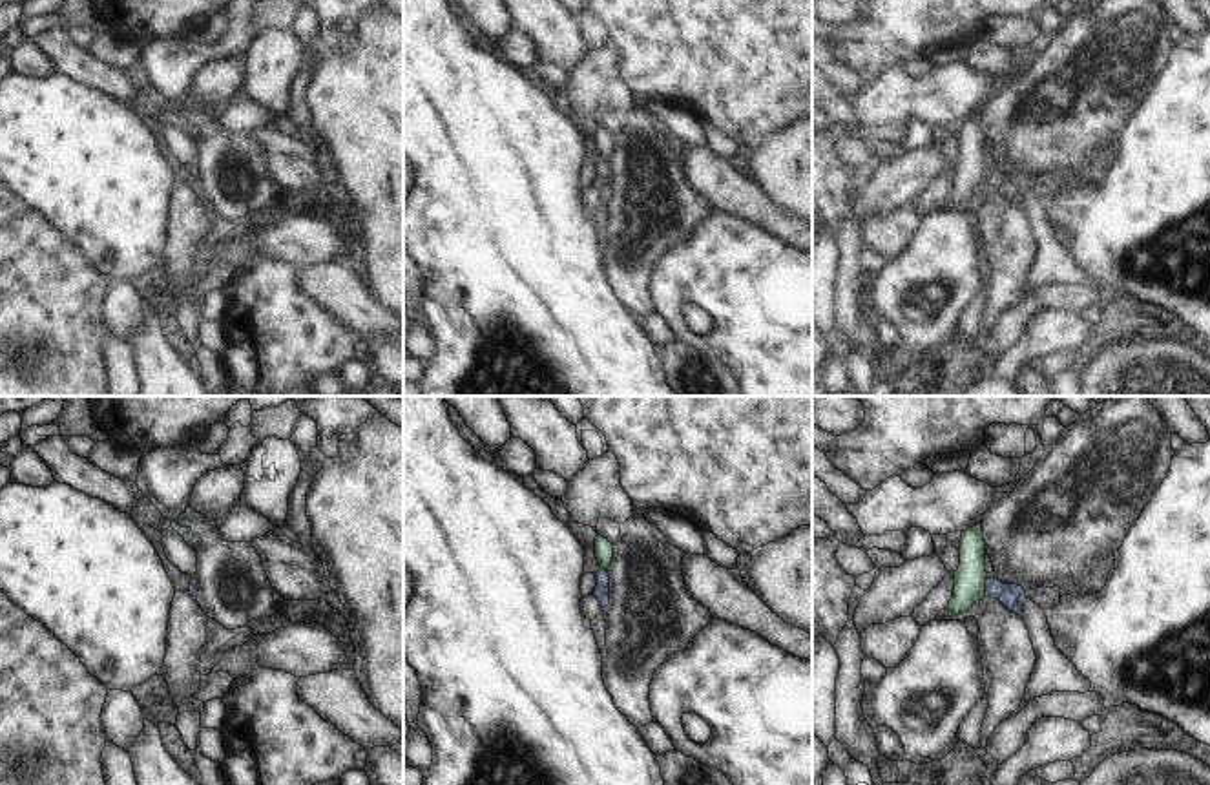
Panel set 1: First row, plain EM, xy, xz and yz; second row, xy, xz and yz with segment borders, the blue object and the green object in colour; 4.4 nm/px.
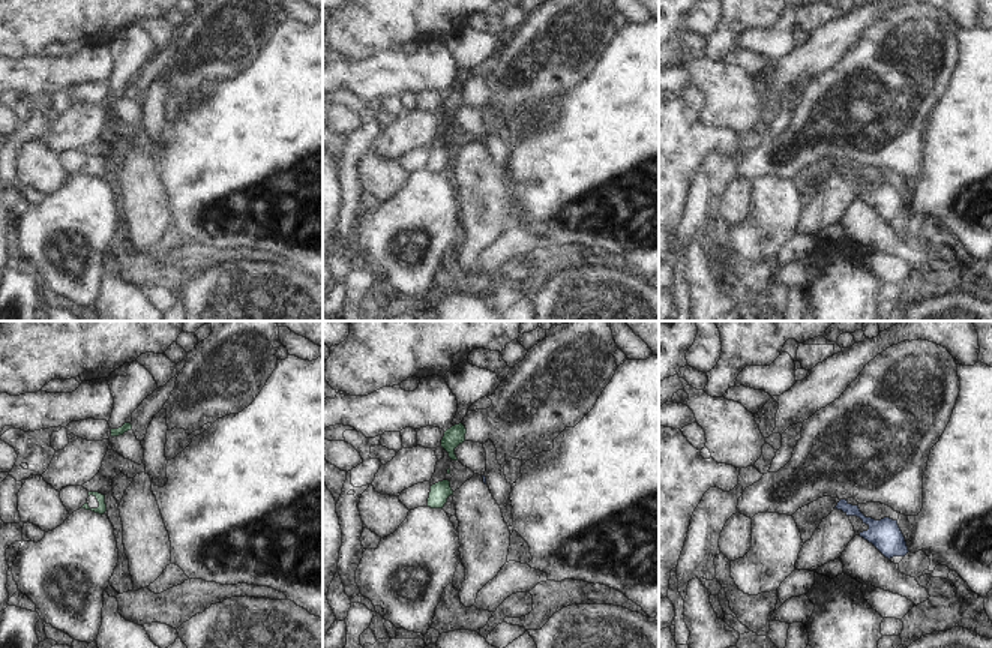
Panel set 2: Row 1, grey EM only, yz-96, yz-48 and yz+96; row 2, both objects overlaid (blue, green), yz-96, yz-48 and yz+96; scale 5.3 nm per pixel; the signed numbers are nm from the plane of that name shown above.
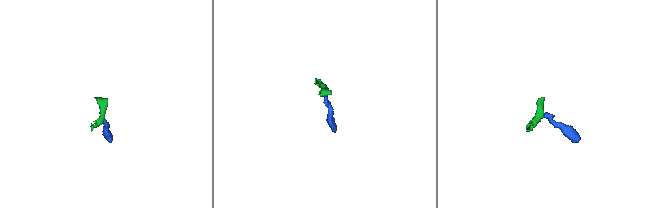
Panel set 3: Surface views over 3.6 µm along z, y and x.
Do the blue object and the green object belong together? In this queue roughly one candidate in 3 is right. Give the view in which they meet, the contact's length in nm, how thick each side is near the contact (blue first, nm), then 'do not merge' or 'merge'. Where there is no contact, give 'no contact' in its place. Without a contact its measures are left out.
meets blue in yz; contact 70 nm long; 90 nm thick on the blue side, 140 nm on the other; do not merge

